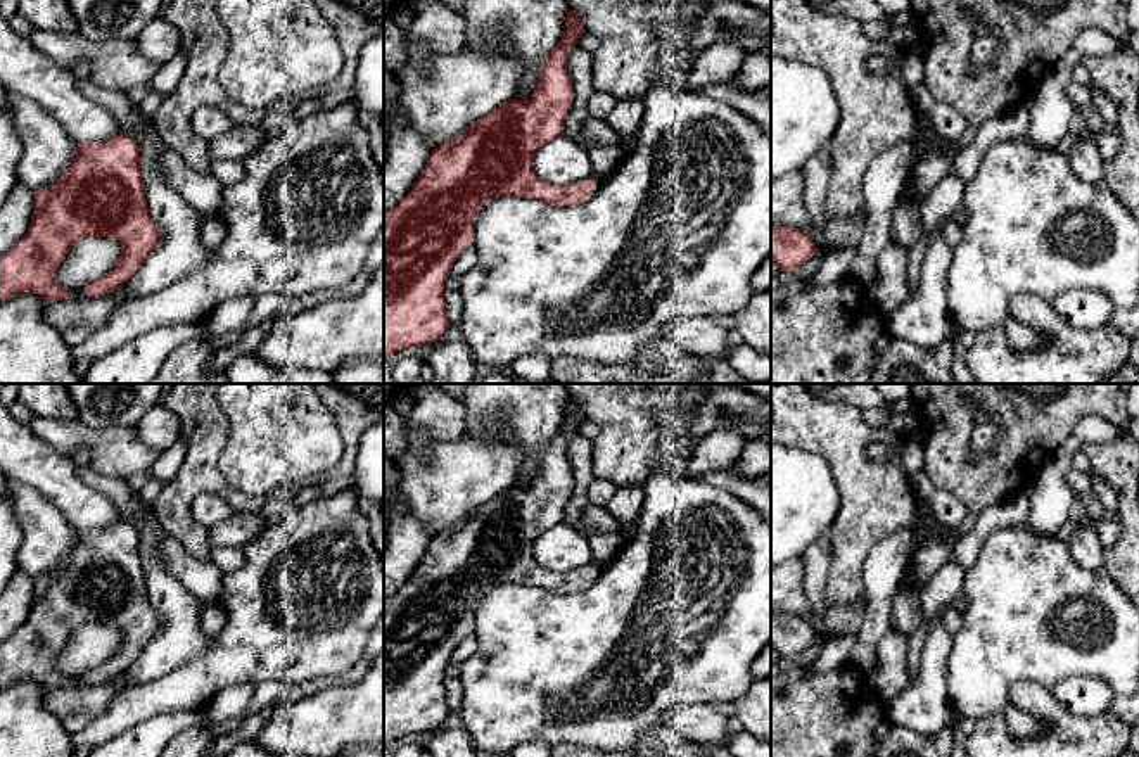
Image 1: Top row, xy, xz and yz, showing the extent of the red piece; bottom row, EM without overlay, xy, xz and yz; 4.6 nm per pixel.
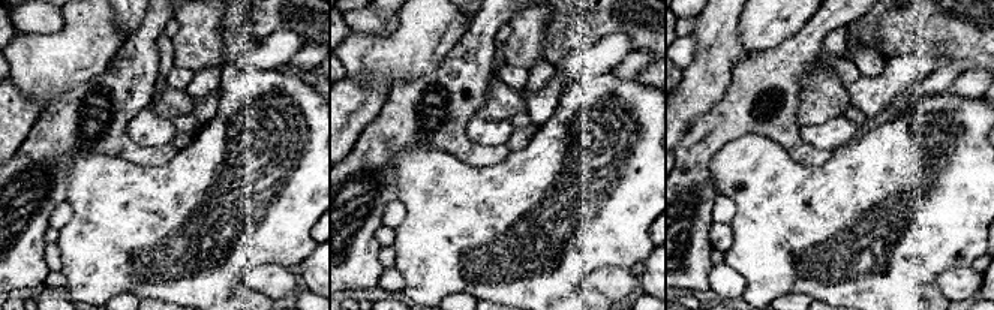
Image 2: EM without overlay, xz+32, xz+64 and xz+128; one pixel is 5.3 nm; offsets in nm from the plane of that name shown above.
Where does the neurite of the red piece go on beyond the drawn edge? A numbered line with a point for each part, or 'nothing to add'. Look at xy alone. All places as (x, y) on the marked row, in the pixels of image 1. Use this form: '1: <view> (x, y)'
nothing to add

